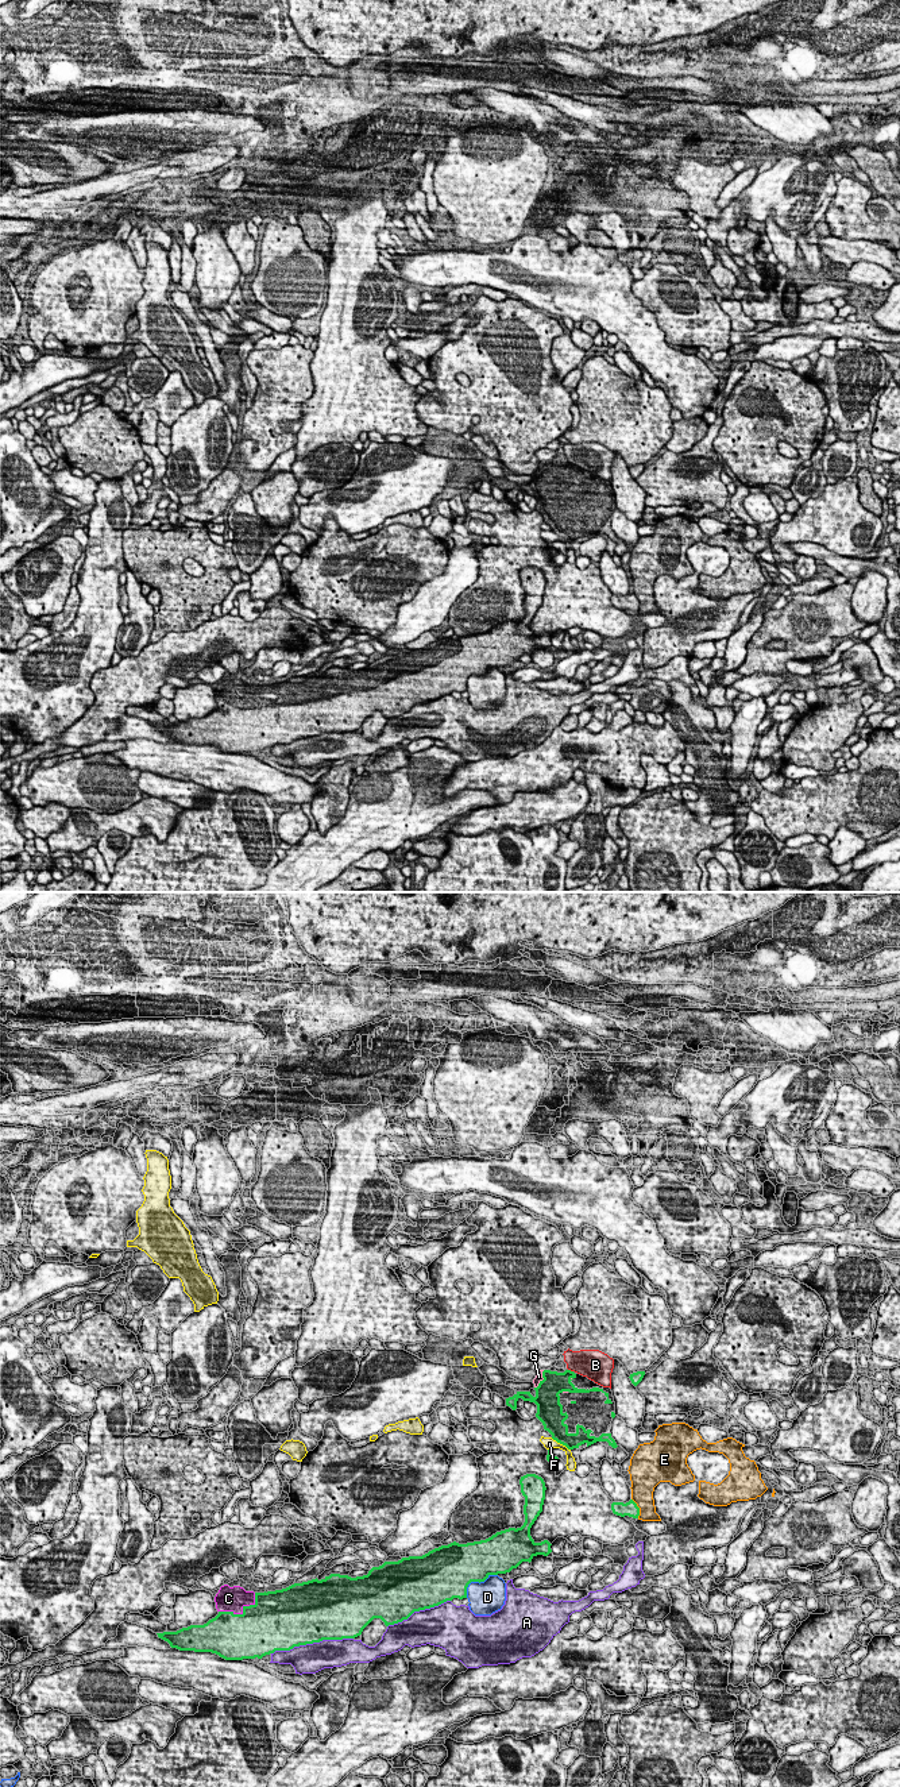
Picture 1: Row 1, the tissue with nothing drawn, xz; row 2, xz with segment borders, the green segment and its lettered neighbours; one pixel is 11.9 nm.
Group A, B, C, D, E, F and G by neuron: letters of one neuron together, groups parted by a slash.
A / B / C G / D / E / F

